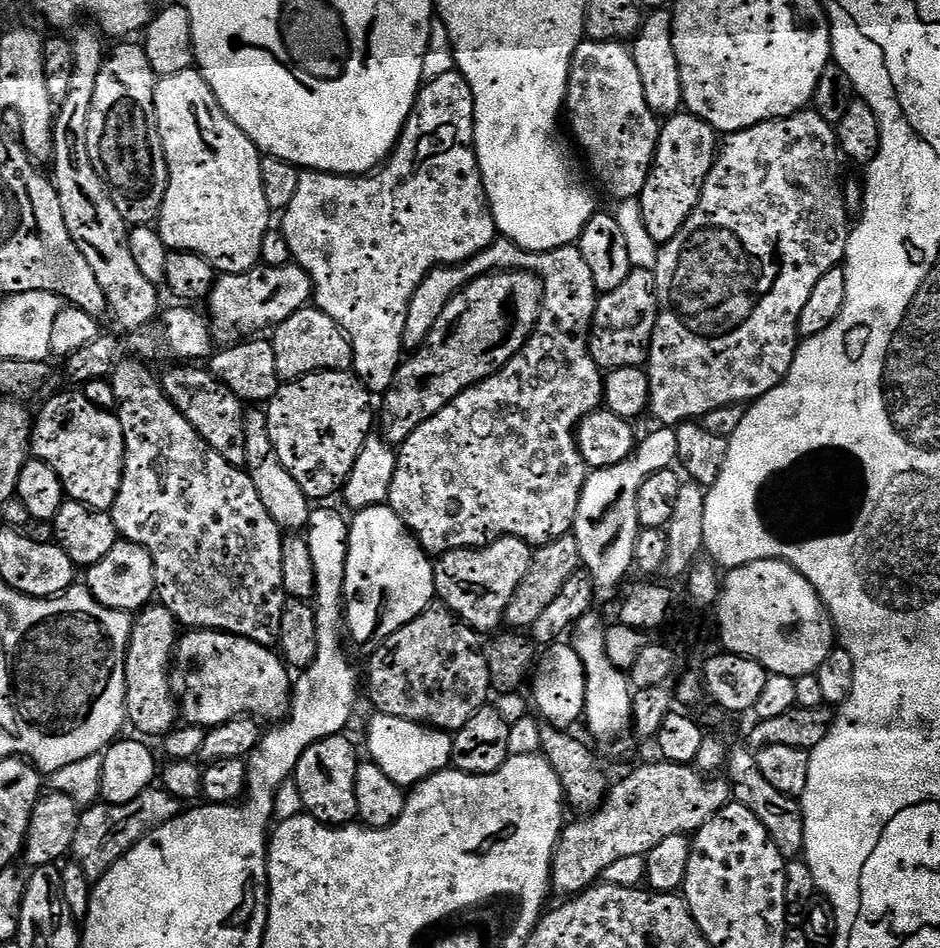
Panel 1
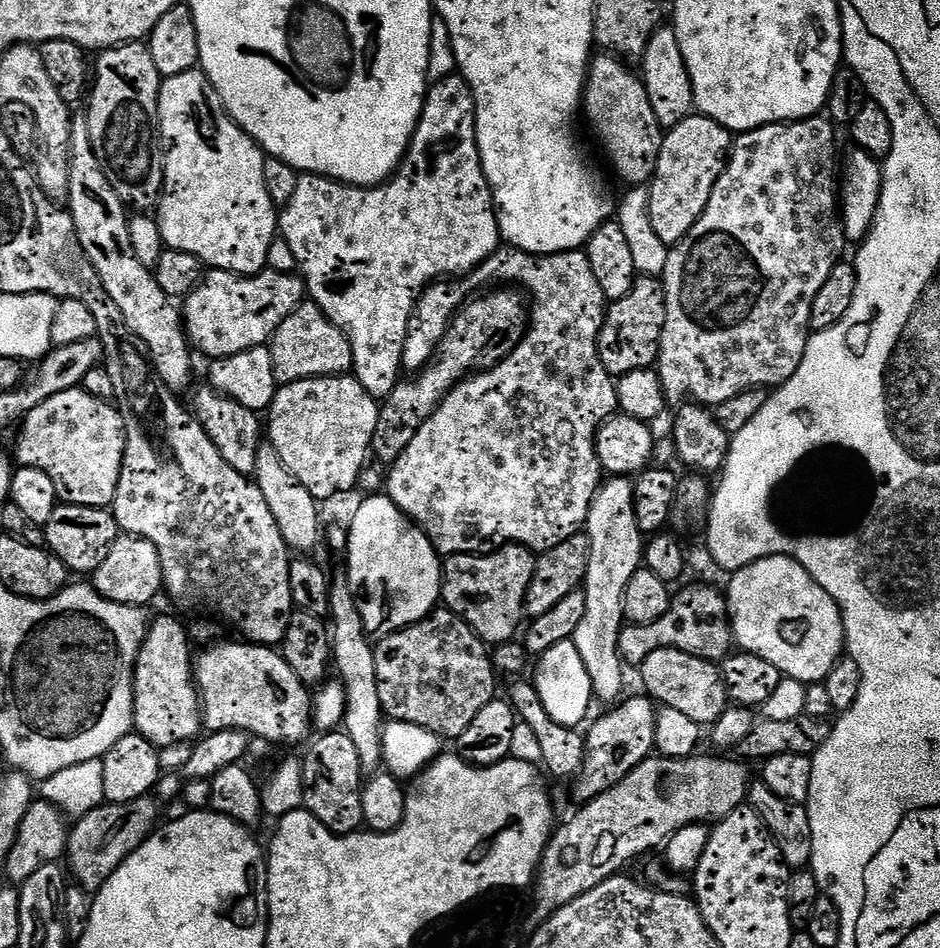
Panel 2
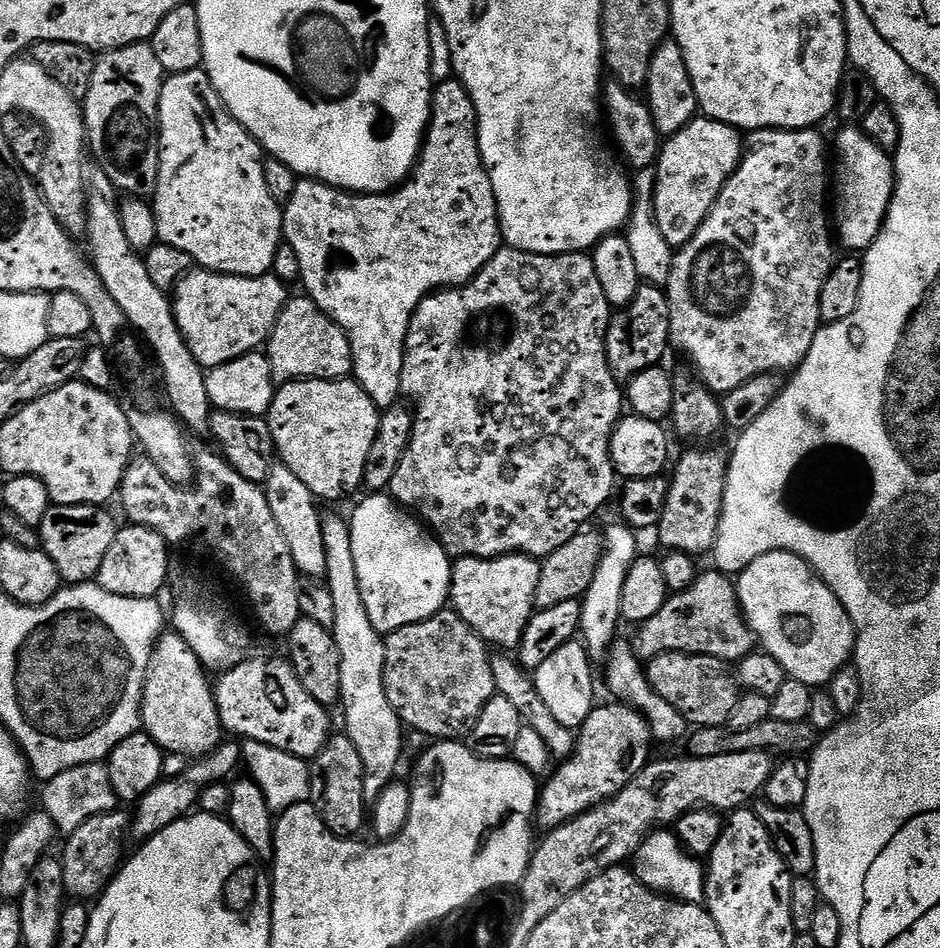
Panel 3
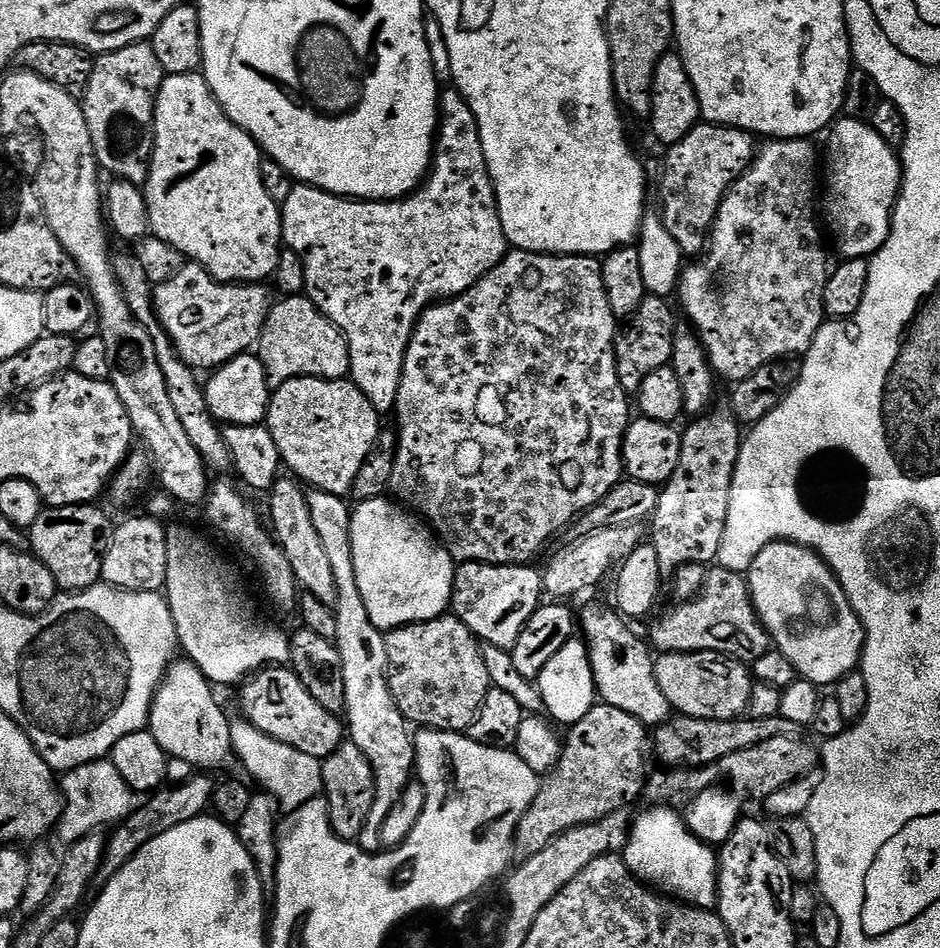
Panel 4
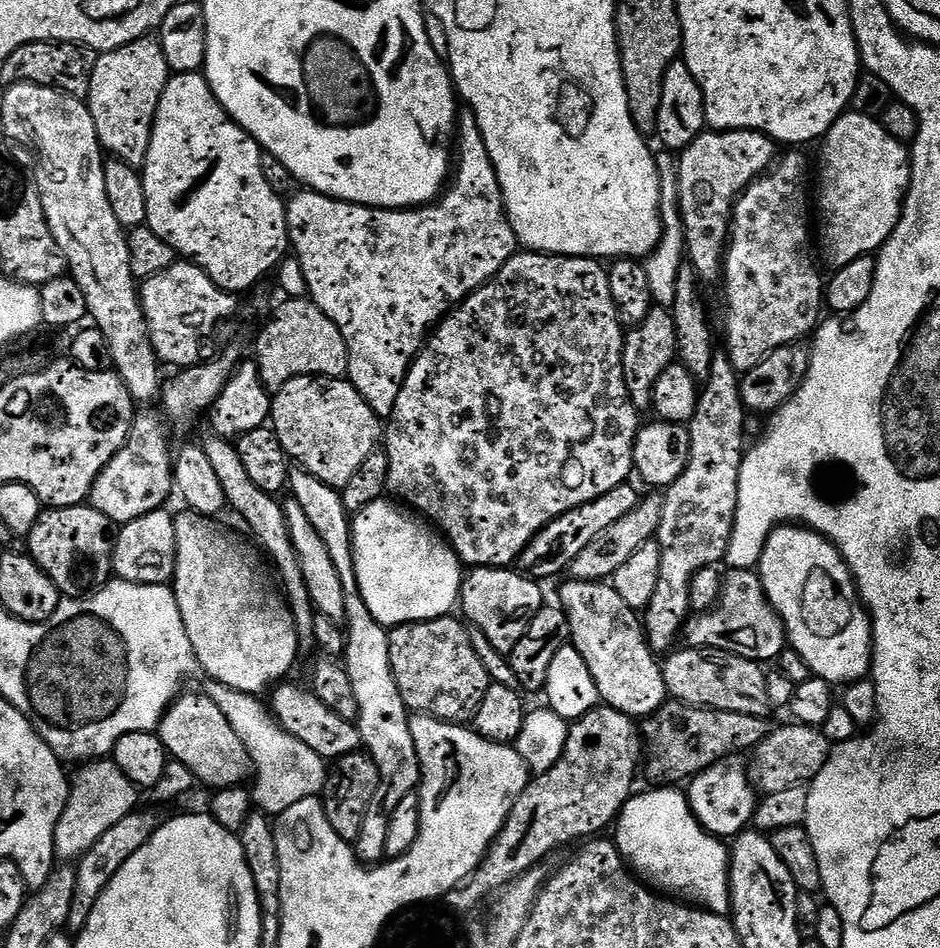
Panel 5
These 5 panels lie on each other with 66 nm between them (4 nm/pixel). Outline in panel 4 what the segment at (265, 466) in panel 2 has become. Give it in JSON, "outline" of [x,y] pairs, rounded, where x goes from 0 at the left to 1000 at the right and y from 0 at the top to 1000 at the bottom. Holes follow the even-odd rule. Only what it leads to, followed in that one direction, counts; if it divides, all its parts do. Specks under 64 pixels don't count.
{"outline":[[[299,504],[284,520],[283,526],[285,526],[286,544],[284,547],[287,550],[288,560],[291,562],[294,573],[304,584],[304,589],[309,589],[309,597],[315,607],[316,617],[323,624],[334,627],[334,631],[356,638],[355,603],[351,601],[351,593],[347,590],[343,568],[338,568],[338,559],[334,559],[334,551],[330,551],[330,538],[324,516],[314,505]]]}

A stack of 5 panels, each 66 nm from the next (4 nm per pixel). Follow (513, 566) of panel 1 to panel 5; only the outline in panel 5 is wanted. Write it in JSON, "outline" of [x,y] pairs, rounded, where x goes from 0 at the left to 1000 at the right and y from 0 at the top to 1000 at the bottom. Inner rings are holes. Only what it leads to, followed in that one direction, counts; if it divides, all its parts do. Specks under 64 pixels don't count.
{"outline":[[[540,597],[503,598],[495,607],[487,637],[490,642],[494,640],[493,653],[501,661],[513,665],[513,669],[521,673],[521,681],[526,681],[526,686],[544,690],[547,681],[551,681],[555,669],[560,669],[564,656],[568,656],[568,648],[572,648],[572,643],[580,640],[579,624],[574,620],[578,619],[565,608],[560,608],[556,603]]]}

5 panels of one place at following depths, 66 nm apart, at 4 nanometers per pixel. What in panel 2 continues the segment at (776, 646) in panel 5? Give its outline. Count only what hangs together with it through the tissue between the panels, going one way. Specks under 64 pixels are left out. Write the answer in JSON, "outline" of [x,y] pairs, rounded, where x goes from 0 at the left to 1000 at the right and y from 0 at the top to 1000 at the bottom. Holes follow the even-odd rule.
{"outline":[[[740,616],[737,620],[728,620],[715,630],[715,638],[700,652],[700,656],[690,658],[665,657],[657,673],[660,694],[665,701],[679,703],[696,690],[696,686],[720,684],[735,692],[748,696],[769,698],[781,684],[779,656],[774,648],[774,634],[771,626],[753,616]]]}

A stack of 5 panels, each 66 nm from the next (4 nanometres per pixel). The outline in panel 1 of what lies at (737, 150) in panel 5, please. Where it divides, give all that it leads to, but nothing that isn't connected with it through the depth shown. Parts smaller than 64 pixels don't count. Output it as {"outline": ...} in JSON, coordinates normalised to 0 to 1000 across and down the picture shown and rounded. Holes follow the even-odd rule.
{"outline":[[[724,116],[703,130],[698,166],[687,188],[687,196],[679,208],[687,243],[698,257],[711,257],[713,251],[730,238],[734,226],[738,226],[747,196],[762,170],[763,159],[762,136],[735,118]]]}

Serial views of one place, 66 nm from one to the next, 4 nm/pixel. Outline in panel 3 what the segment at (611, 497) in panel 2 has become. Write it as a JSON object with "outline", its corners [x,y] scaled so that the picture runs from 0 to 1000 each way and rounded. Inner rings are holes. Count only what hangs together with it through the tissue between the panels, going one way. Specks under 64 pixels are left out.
{"outline":[[[667,552],[651,553],[647,558],[641,558],[641,582],[638,585],[636,597],[632,601],[632,614],[623,622],[617,638],[617,666],[619,678],[626,685],[626,691],[631,697],[641,697],[648,691],[648,685],[656,674],[655,661],[662,658],[660,635],[662,617],[670,597],[677,592],[678,562],[669,557]]]}

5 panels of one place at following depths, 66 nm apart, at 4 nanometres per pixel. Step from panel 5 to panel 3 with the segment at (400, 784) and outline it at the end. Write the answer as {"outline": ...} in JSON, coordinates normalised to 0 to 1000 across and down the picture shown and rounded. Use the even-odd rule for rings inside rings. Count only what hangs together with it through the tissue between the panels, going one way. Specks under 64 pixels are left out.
{"outline":[[[362,544],[344,545],[343,563],[347,574],[347,615],[355,631],[355,660],[351,664],[363,695],[363,732],[361,742],[366,745],[368,775],[381,787],[393,841],[399,842],[411,828],[422,822],[421,809],[430,793],[432,769],[427,764],[415,736],[411,736],[409,723],[409,671],[398,665],[394,648],[385,635],[381,605],[377,601],[374,563],[369,547]]]}

